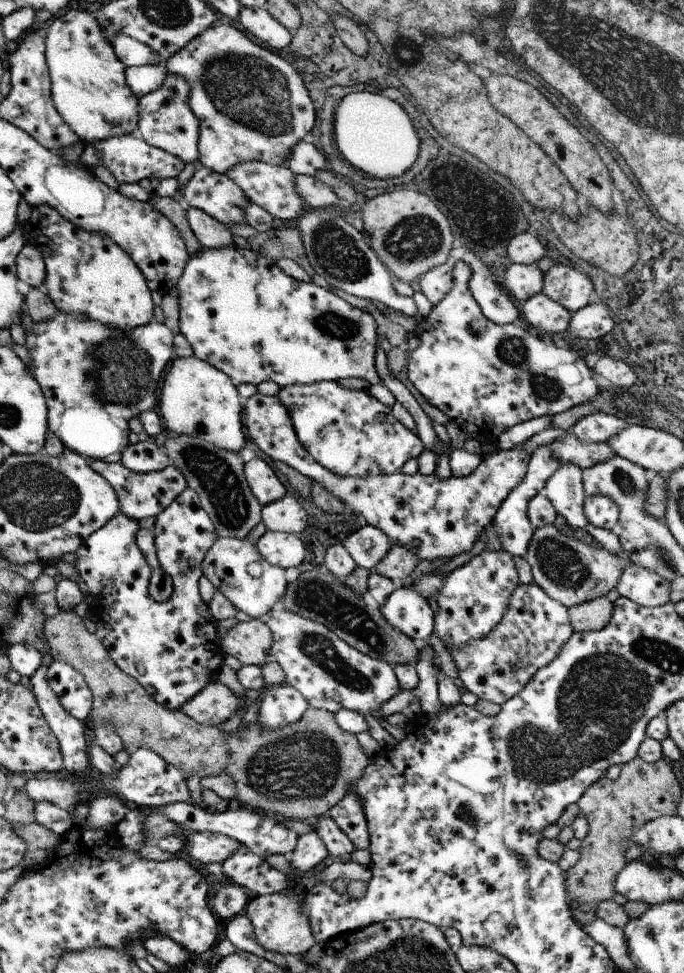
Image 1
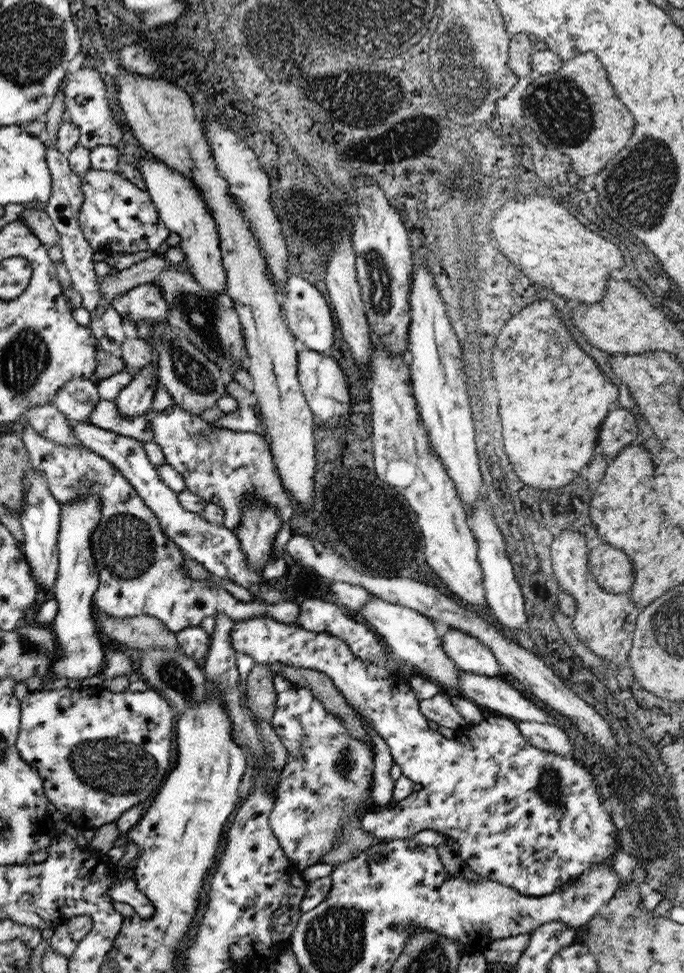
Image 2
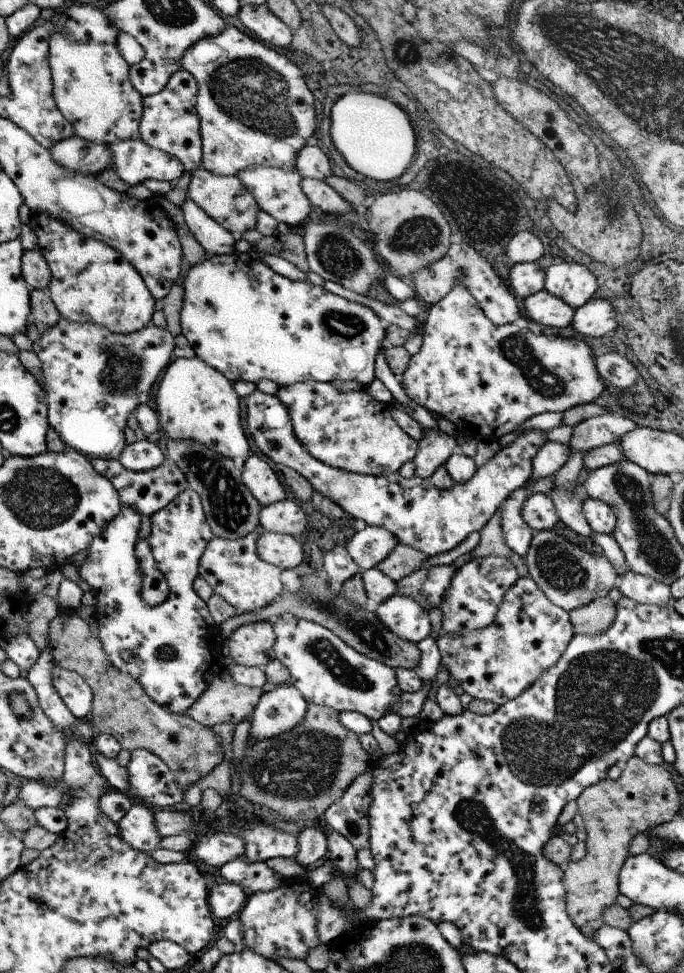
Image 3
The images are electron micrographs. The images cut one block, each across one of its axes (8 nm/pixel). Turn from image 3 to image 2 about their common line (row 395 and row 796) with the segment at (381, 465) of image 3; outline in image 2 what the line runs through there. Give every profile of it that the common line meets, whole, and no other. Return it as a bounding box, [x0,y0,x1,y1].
[269,683,379,870]

